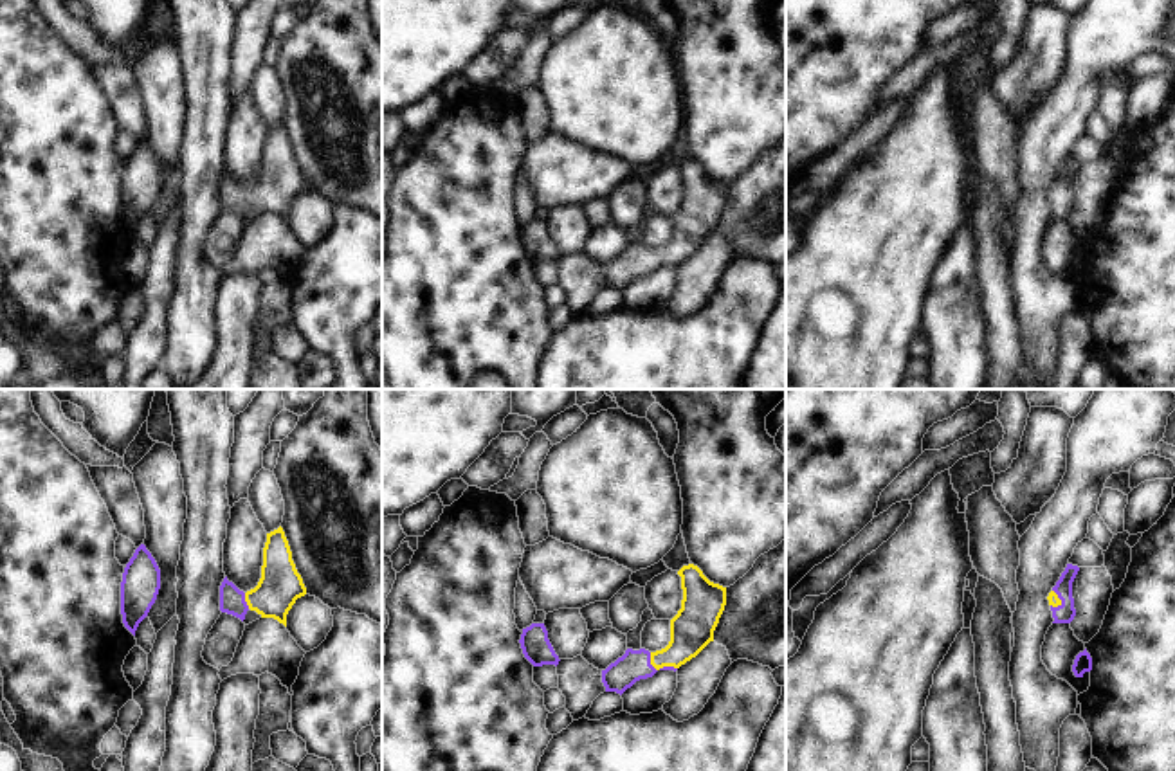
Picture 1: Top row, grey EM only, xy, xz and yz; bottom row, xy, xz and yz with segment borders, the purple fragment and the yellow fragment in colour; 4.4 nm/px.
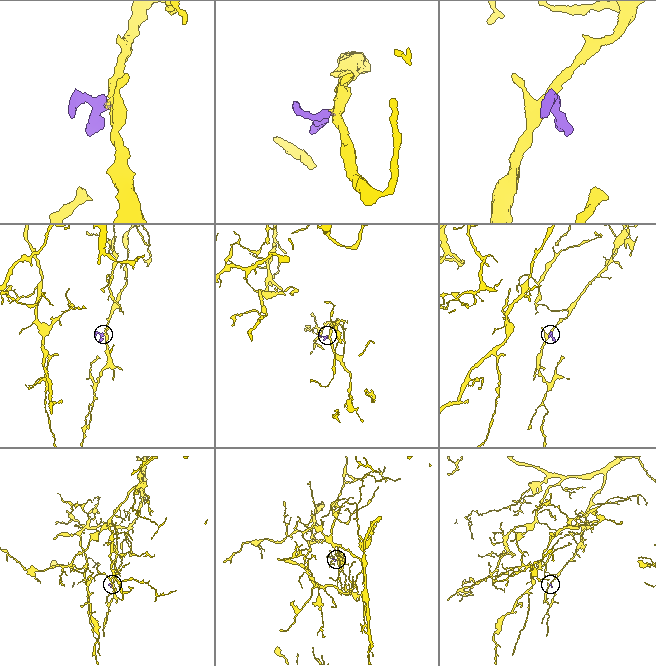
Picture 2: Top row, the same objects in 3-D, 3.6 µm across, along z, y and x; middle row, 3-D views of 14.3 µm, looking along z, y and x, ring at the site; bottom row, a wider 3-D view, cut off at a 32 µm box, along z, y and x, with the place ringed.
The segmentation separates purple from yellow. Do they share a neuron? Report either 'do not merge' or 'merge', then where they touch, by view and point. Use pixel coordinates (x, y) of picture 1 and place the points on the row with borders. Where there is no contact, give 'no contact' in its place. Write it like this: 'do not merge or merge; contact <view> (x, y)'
merge; contact xz (660, 669)

